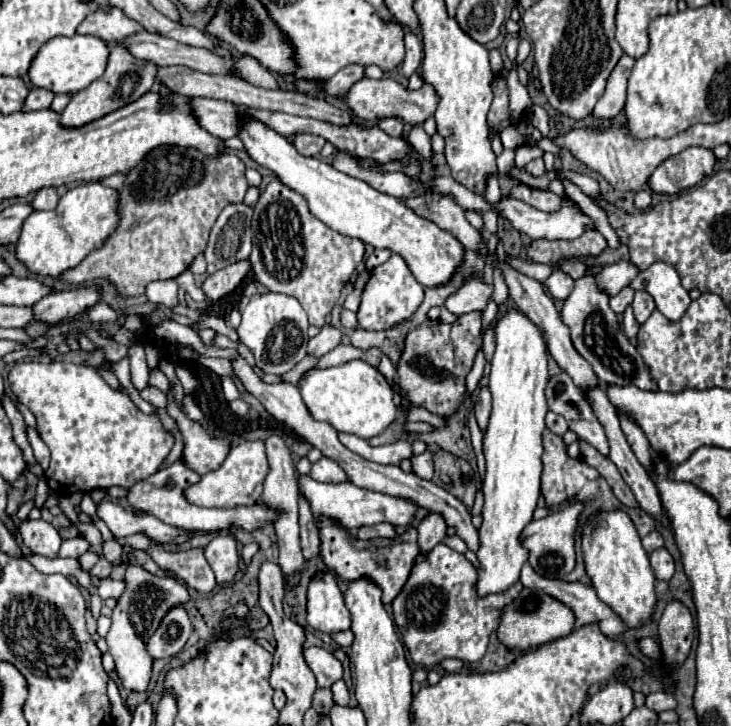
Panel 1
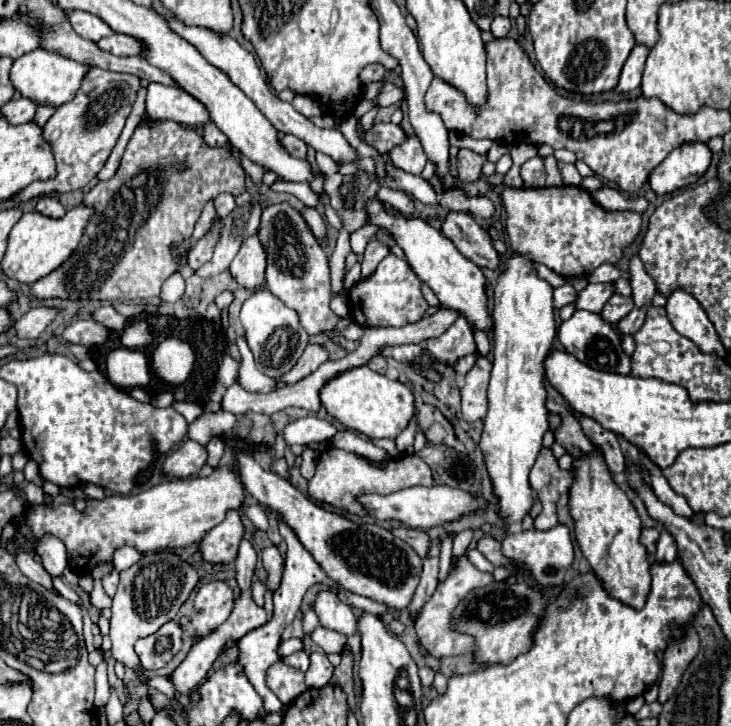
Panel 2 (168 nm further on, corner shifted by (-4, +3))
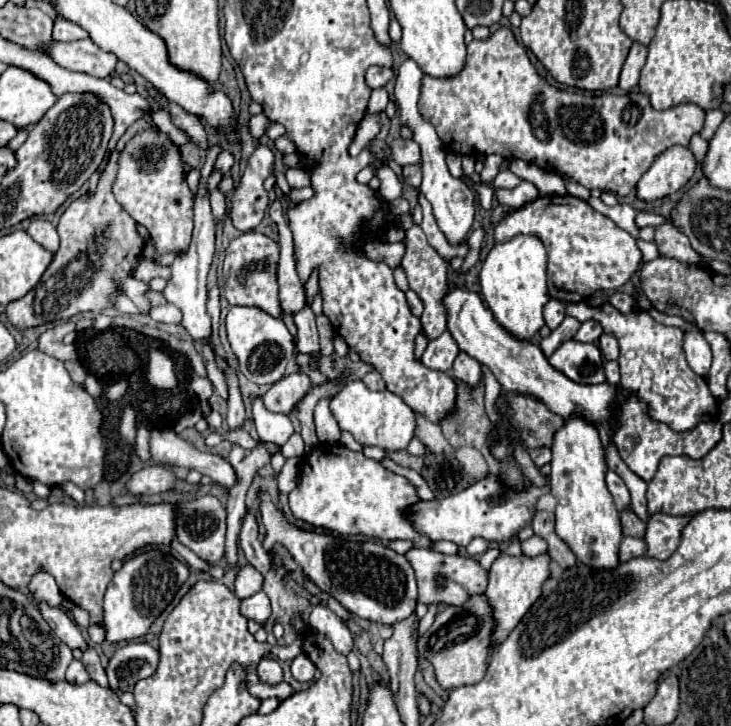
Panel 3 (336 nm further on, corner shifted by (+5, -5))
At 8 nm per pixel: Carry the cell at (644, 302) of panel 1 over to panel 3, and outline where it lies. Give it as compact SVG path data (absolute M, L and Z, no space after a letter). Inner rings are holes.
M604 333L600 337L600 351L606 359L618 359L618 339L614 339L610 333Z

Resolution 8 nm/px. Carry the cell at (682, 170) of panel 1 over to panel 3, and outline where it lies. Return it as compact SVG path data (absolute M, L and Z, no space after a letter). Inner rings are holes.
M674 145L656 157L636 185L638 199L656 201L680 191L694 175L696 159L690 149Z

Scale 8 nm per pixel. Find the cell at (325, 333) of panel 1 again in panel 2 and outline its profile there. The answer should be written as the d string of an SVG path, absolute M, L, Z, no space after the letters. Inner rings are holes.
M309 345L303 355L299 357L299 361L295 363L295 367L291 371L287 371L281 377L281 383L285 385L293 385L297 381L301 381L303 377L311 375L319 365L323 365L327 361L327 349L321 345Z

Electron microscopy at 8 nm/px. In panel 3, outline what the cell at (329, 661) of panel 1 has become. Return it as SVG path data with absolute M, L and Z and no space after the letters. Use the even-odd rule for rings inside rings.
M298 655L294 661L292 661L292 677L296 681L304 681L304 683L310 683L314 679L314 663L310 663L310 659L306 659L306 655Z

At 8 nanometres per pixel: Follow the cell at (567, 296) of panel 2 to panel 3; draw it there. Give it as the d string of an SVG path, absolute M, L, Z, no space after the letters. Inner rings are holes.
M550 299L544 307L544 321L550 329L556 329L562 319L566 315L566 301L558 301L558 299Z

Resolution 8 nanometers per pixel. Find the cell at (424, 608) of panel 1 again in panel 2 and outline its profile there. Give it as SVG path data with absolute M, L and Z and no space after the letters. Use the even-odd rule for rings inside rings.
M465 555L459 559L459 567L449 573L449 577L437 585L435 595L431 597L429 603L425 603L421 617L415 621L415 631L421 639L421 645L427 649L429 655L433 657L447 657L447 655L465 655L473 651L473 639L471 635L459 635L457 631L451 631L451 611L457 607L457 603L467 595L467 591L475 587L485 587L487 583L493 583L491 573L479 571Z

